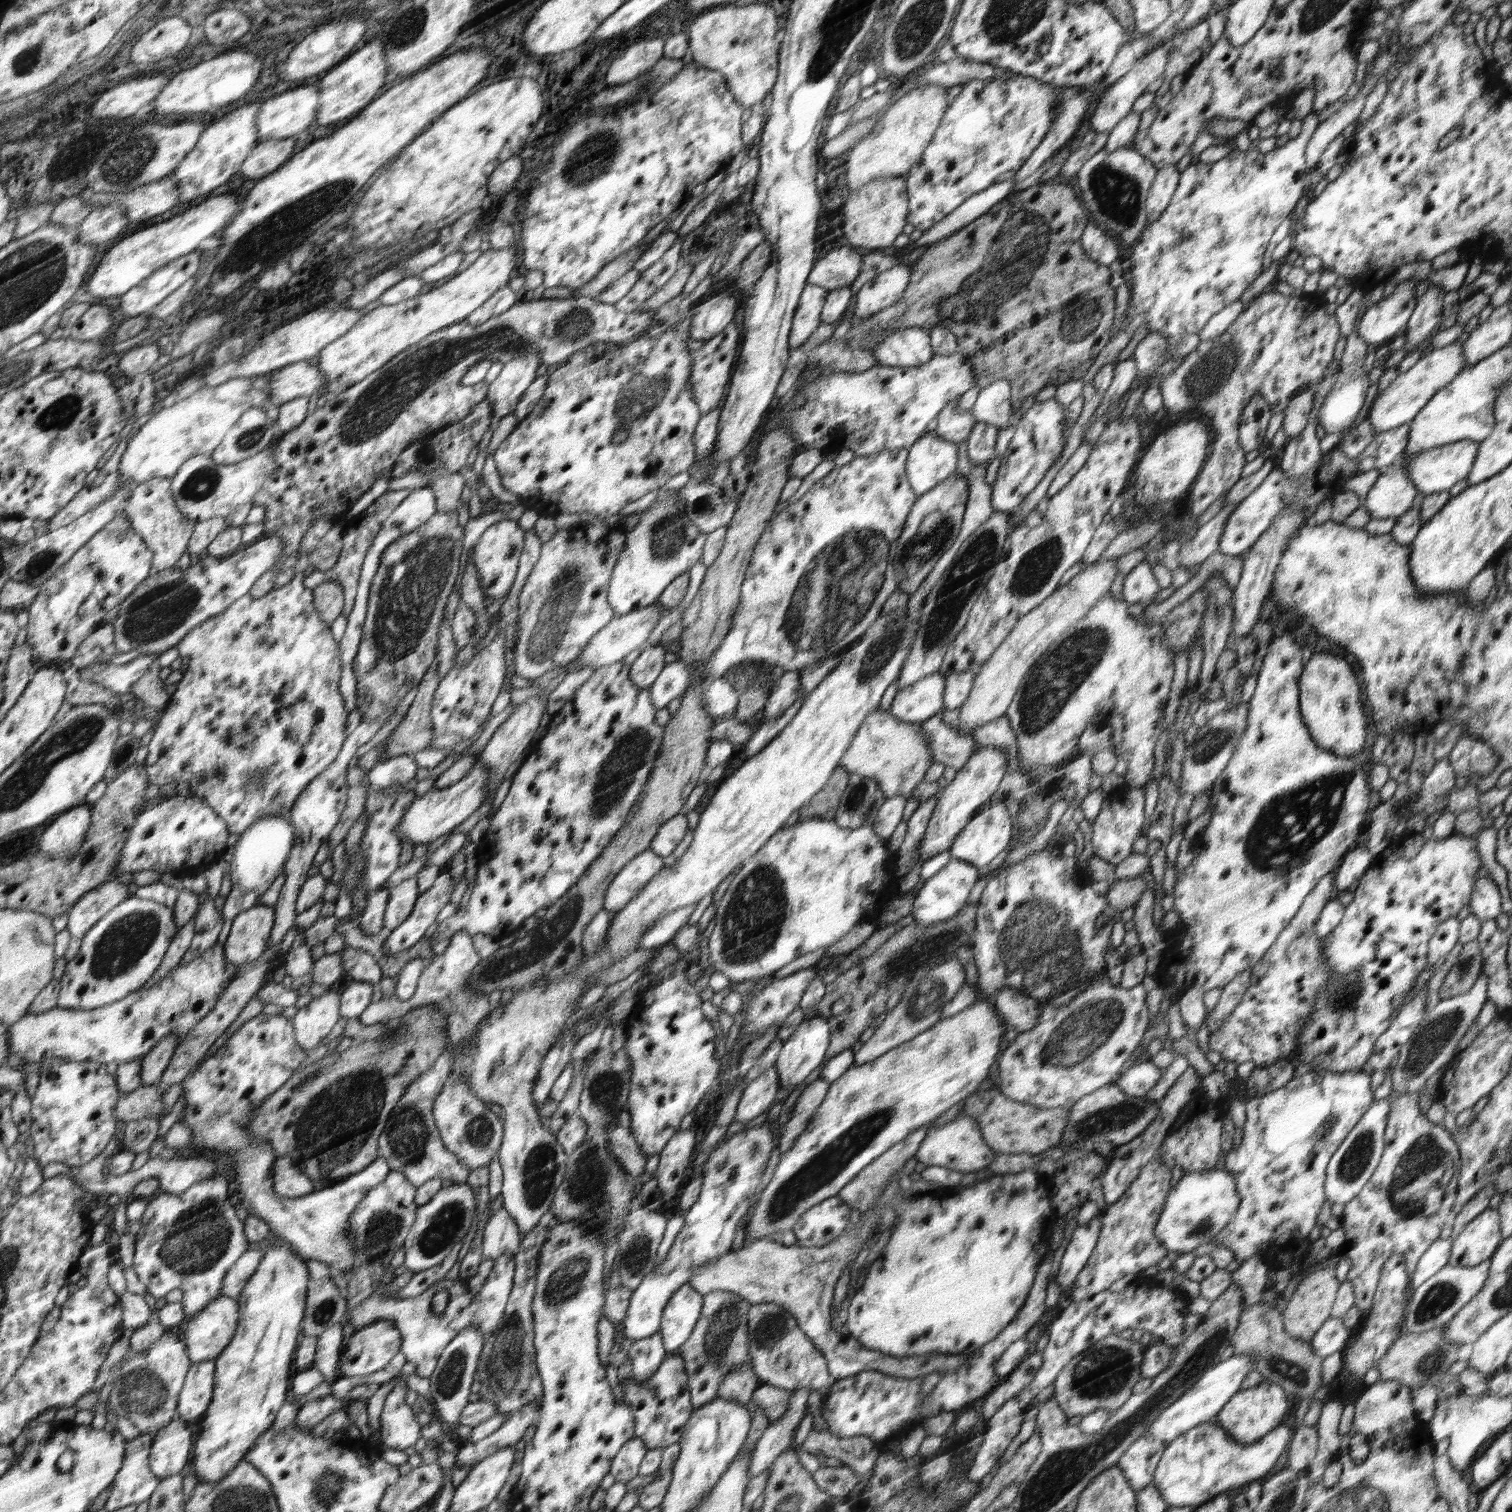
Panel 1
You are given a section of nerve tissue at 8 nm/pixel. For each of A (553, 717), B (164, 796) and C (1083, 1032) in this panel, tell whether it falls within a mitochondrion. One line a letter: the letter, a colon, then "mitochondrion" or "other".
A: other
B: other
C: mitochondrion

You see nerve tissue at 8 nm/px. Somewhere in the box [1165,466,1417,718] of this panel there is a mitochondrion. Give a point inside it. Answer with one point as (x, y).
(1217, 609)

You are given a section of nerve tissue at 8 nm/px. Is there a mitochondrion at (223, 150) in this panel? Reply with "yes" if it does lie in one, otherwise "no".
no

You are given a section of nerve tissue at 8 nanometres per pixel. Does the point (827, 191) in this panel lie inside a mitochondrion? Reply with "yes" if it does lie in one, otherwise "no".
no

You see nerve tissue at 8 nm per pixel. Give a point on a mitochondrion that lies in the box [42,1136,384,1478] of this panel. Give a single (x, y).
(199, 1236)

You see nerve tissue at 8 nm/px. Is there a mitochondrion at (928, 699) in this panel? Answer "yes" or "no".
no

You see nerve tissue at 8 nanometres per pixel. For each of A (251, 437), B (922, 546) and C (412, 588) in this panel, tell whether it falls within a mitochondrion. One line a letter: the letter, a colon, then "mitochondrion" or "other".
A: mitochondrion
B: mitochondrion
C: mitochondrion

